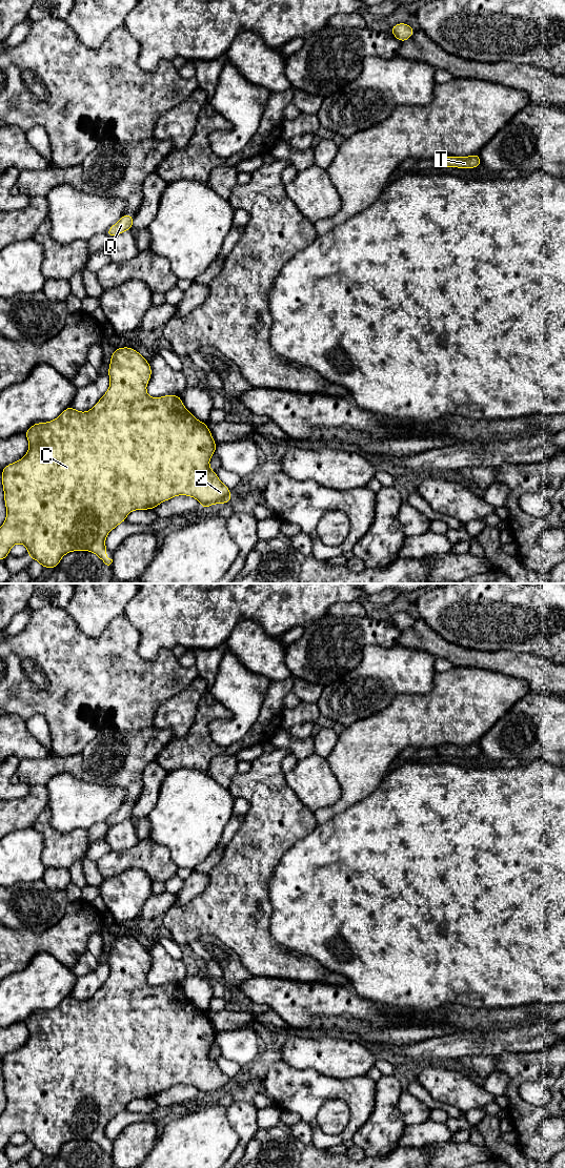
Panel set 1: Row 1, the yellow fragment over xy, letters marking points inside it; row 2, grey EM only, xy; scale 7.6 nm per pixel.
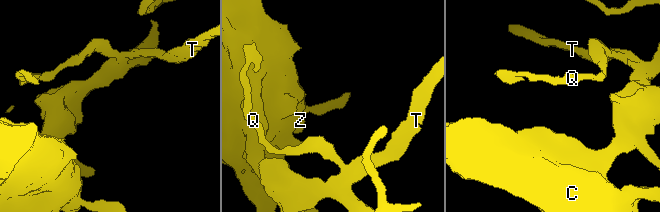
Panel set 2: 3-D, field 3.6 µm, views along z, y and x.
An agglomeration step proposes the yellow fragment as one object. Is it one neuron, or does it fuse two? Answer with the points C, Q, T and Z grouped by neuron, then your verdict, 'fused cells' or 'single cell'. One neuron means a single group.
C Q T Z; single cell

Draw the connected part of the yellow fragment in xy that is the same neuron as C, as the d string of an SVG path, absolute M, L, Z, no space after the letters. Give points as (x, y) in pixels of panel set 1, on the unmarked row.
M116 937L112 942L107 961L110 974L98 991L86 1001L67 996L56 1008L47 1011L36 1011L29 1016L25 1025L29 1031L28 1040L23 1047L12 1051L2 1058L2 1074L4 1091L6 1094L6 1107L0 1116L0 1149L5 1149L11 1136L16 1132L22 1132L27 1136L27 1143L36 1148L43 1156L55 1157L62 1146L73 1140L94 1141L105 1153L109 1154L113 1148L106 1146L105 1127L107 1123L121 1111L134 1099L155 1098L158 1093L178 1084L187 1084L196 1087L202 1098L209 1097L213 1092L225 1092L231 1088L230 1079L219 1068L217 1062L209 1056L209 1048L216 1041L217 1032L206 1013L197 1008L183 993L180 985L169 983L153 987L146 981L146 974L152 965L149 951L134 937Z

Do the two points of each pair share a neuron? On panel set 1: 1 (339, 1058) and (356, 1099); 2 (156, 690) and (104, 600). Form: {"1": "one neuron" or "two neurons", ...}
{"1": "two neurons", "2": "two neurons"}

